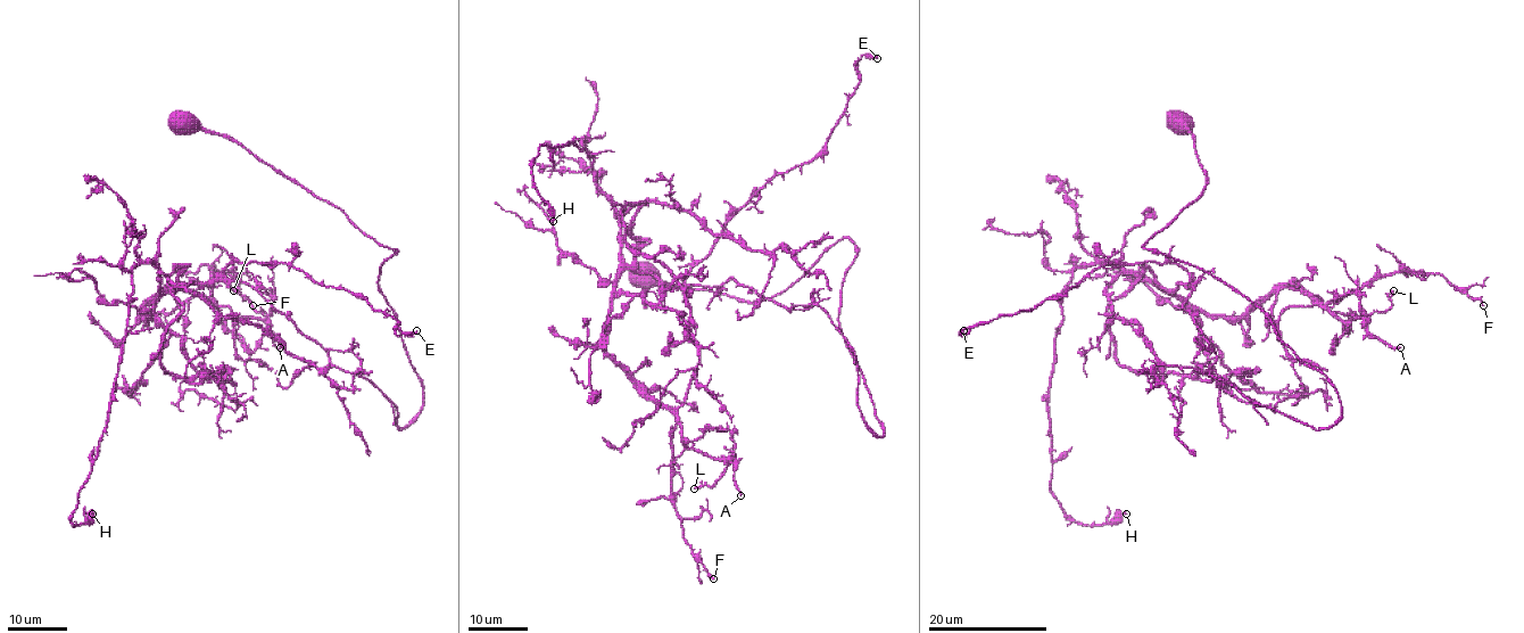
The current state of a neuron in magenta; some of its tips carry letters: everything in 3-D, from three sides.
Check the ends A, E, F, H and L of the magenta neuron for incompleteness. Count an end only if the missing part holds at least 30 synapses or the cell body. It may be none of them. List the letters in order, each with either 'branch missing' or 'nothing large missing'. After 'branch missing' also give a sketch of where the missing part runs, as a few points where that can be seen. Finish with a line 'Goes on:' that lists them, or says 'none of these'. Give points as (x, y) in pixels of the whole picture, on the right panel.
A: nothing large missing
E: nothing large missing
F: nothing large missing
H: nothing large missing
L: nothing large missing
Goes on: none of these

